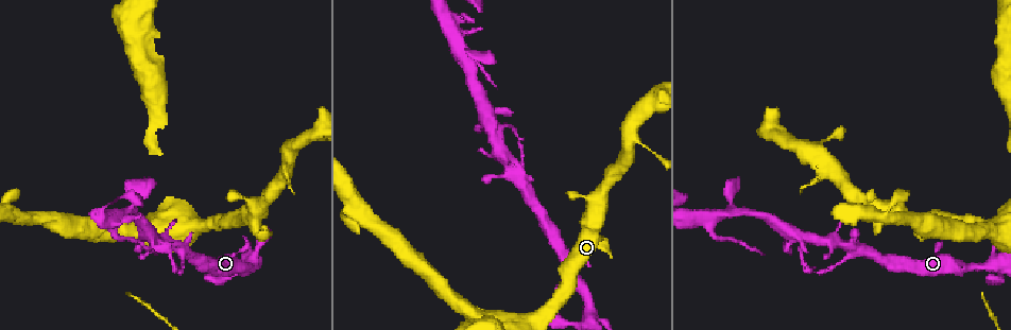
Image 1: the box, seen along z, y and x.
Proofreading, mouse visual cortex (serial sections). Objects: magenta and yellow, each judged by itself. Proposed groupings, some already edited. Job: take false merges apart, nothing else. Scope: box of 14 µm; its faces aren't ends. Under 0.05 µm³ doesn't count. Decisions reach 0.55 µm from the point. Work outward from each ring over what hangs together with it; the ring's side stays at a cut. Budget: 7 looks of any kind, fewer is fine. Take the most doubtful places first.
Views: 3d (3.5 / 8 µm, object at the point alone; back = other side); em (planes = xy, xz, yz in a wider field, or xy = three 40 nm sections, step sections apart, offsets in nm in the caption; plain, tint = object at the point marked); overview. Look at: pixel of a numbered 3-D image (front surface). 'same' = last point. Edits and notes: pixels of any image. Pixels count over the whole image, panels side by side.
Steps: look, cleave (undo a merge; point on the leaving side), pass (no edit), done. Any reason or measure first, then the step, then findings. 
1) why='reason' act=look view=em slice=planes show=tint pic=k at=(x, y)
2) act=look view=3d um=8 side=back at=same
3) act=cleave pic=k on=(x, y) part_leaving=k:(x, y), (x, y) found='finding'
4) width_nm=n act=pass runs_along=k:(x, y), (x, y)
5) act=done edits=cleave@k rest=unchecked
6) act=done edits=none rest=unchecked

why='abrupt turn' act=look view=3d um=3.5 pic=1 at=(268, 234)

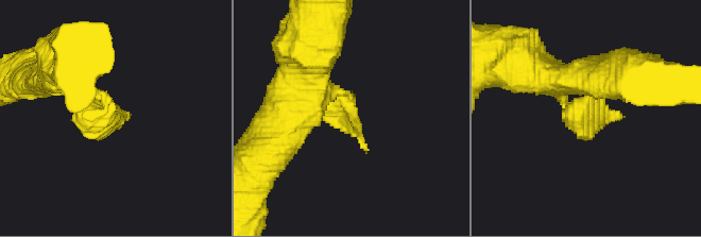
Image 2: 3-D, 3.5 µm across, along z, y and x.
why='now the EM' act=look view=em slice=xy step=2 show=tint pic=2 at=(348, 100)

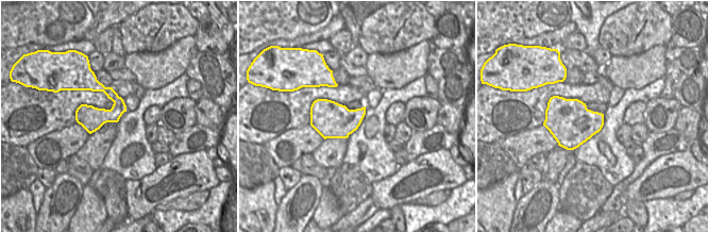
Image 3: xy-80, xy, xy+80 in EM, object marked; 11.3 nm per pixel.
act=pass runs_along=2:(54, 74), (113, 107), (70, 120) found='one cell here'

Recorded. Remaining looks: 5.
why='sudden change in width' act=look view=3d um=3.5 pic=1 at=(712, 223)

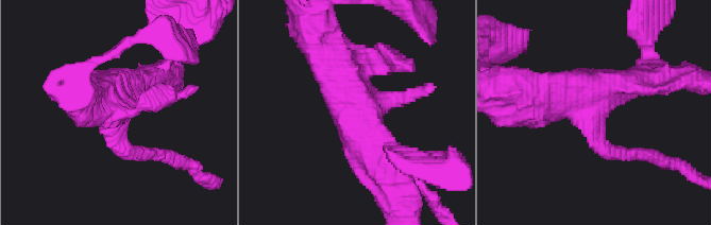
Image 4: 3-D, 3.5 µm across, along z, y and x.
why='shape alone is not enough' act=look view=em slice=xy step=2 show=tint pic=4 at=(591, 111)

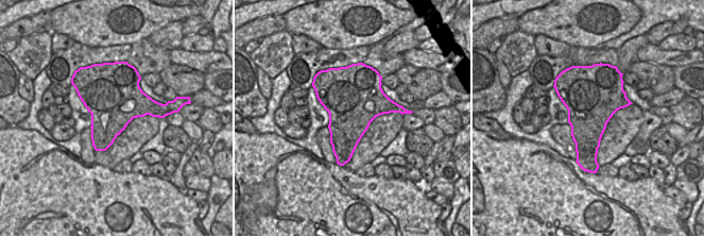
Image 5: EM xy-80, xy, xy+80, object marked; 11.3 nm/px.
act=cleave pic=4 on=(153, 151) part_leaving=4:(123, 149), (188, 161) found='two cells meet here'

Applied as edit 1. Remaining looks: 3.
why='see it whole again' act=look view=overview

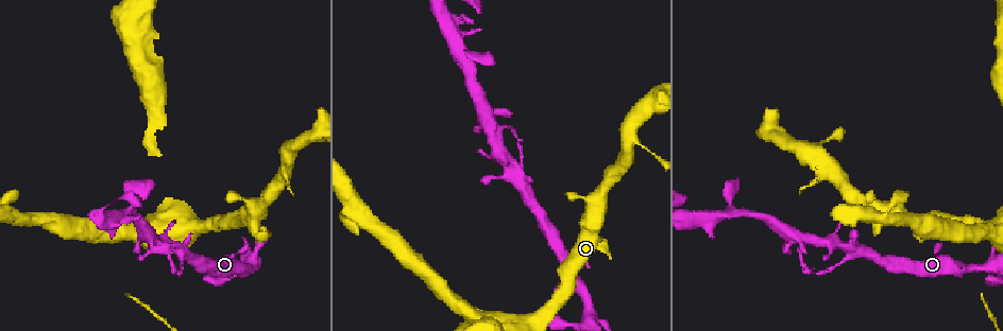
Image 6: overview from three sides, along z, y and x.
why='thin neck' act=look view=em slice=xy step=2 show=tint pic=6 at=(636, 137)

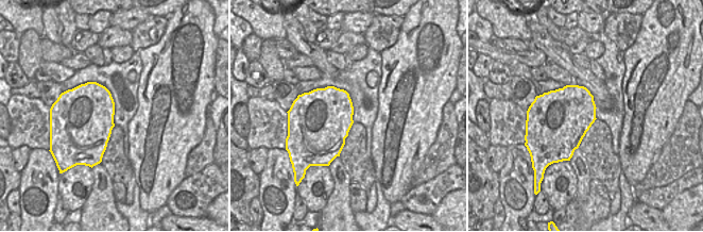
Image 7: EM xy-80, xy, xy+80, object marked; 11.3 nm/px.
why='wider look' act=look view=3d um=3.5 at=same

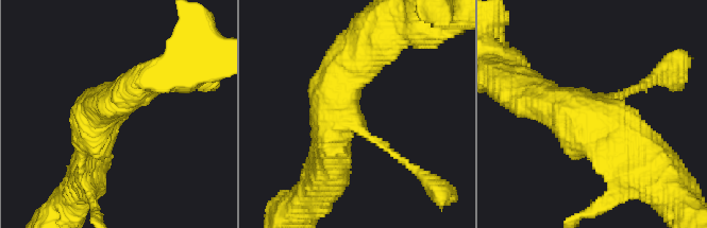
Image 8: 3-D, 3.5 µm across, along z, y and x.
act=pass runs_along=8:(654, 164), (610, 122), (542, 100) found='one cell here'

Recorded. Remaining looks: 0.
act=done edits=cleave@4 rest=unchecked

